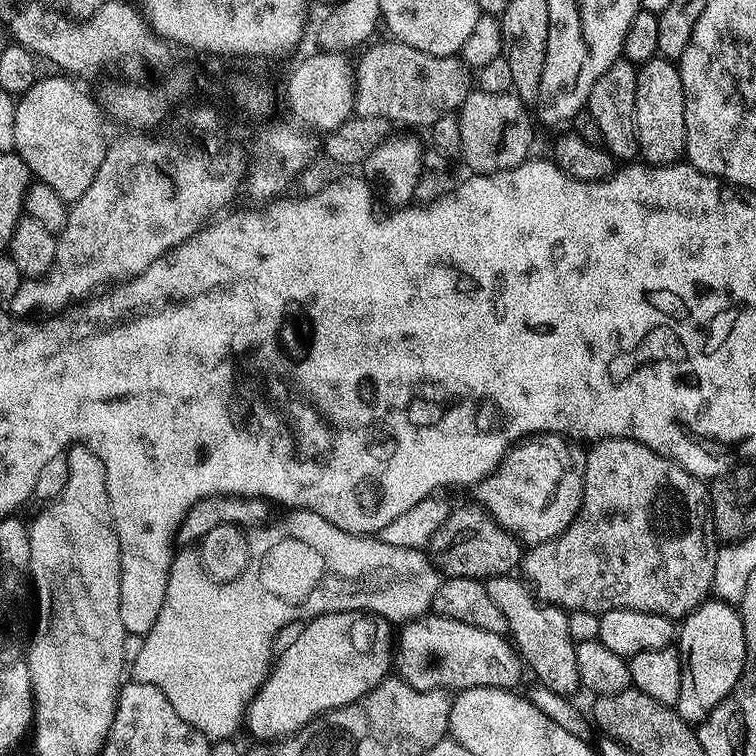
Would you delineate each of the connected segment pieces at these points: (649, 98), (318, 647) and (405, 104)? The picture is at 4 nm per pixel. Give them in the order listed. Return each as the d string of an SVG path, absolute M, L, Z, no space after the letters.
M657 54L653 60L637 67L636 77L638 94L634 102L634 118L643 163L653 166L677 163L685 155L686 146L686 98L679 67Z
M335 612L316 616L301 628L304 629L285 646L284 653L275 657L264 684L256 692L256 697L248 703L246 732L248 728L256 742L279 742L293 736L317 716L353 704L374 690L374 686L381 684L389 675L394 654L394 628L381 616L367 612Z
M386 40L386 42L380 42L378 44L373 43L369 45L364 51L366 51L360 58L358 64L354 66L353 71L353 91L354 91L354 109L356 116L360 117L380 117L386 118L387 120L391 120L392 123L400 125L406 124L408 126L418 126L420 128L430 128L432 124L438 121L439 118L442 118L447 115L453 115L456 111L459 111L459 108L462 102L468 96L470 91L470 87L472 84L471 77L464 76L464 72L466 73L465 65L463 61L456 56L438 56L438 55L430 55L425 54L422 50L415 50L412 46L407 46L406 43L402 43L400 41Z

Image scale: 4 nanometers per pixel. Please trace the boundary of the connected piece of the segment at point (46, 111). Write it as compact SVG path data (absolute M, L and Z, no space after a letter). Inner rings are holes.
M68 74L52 75L56 76L41 75L34 86L30 86L30 90L26 90L26 94L15 101L14 151L23 158L39 183L50 186L50 190L54 190L54 194L58 194L63 200L75 202L82 198L82 194L86 194L90 182L94 182L94 174L98 174L98 166L102 166L106 158L110 145L110 137L108 138L108 132L104 129L106 112L98 100L80 85L83 83L77 82Z

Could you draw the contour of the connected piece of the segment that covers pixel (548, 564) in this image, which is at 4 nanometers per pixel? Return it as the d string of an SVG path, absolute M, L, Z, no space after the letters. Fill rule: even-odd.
M597 440L587 449L587 454L584 493L578 514L570 522L570 526L566 526L566 530L562 530L562 534L541 544L531 545L523 553L522 572L525 572L523 575L526 577L527 583L545 603L554 604L568 612L586 610L599 614L619 608L629 608L630 610L662 614L669 618L688 616L698 605L709 599L714 582L714 562L716 561L718 537L712 521L712 497L709 485L701 477L690 474L682 466L678 466L672 460L667 460L662 453L650 450L645 444L639 444L633 440Z

